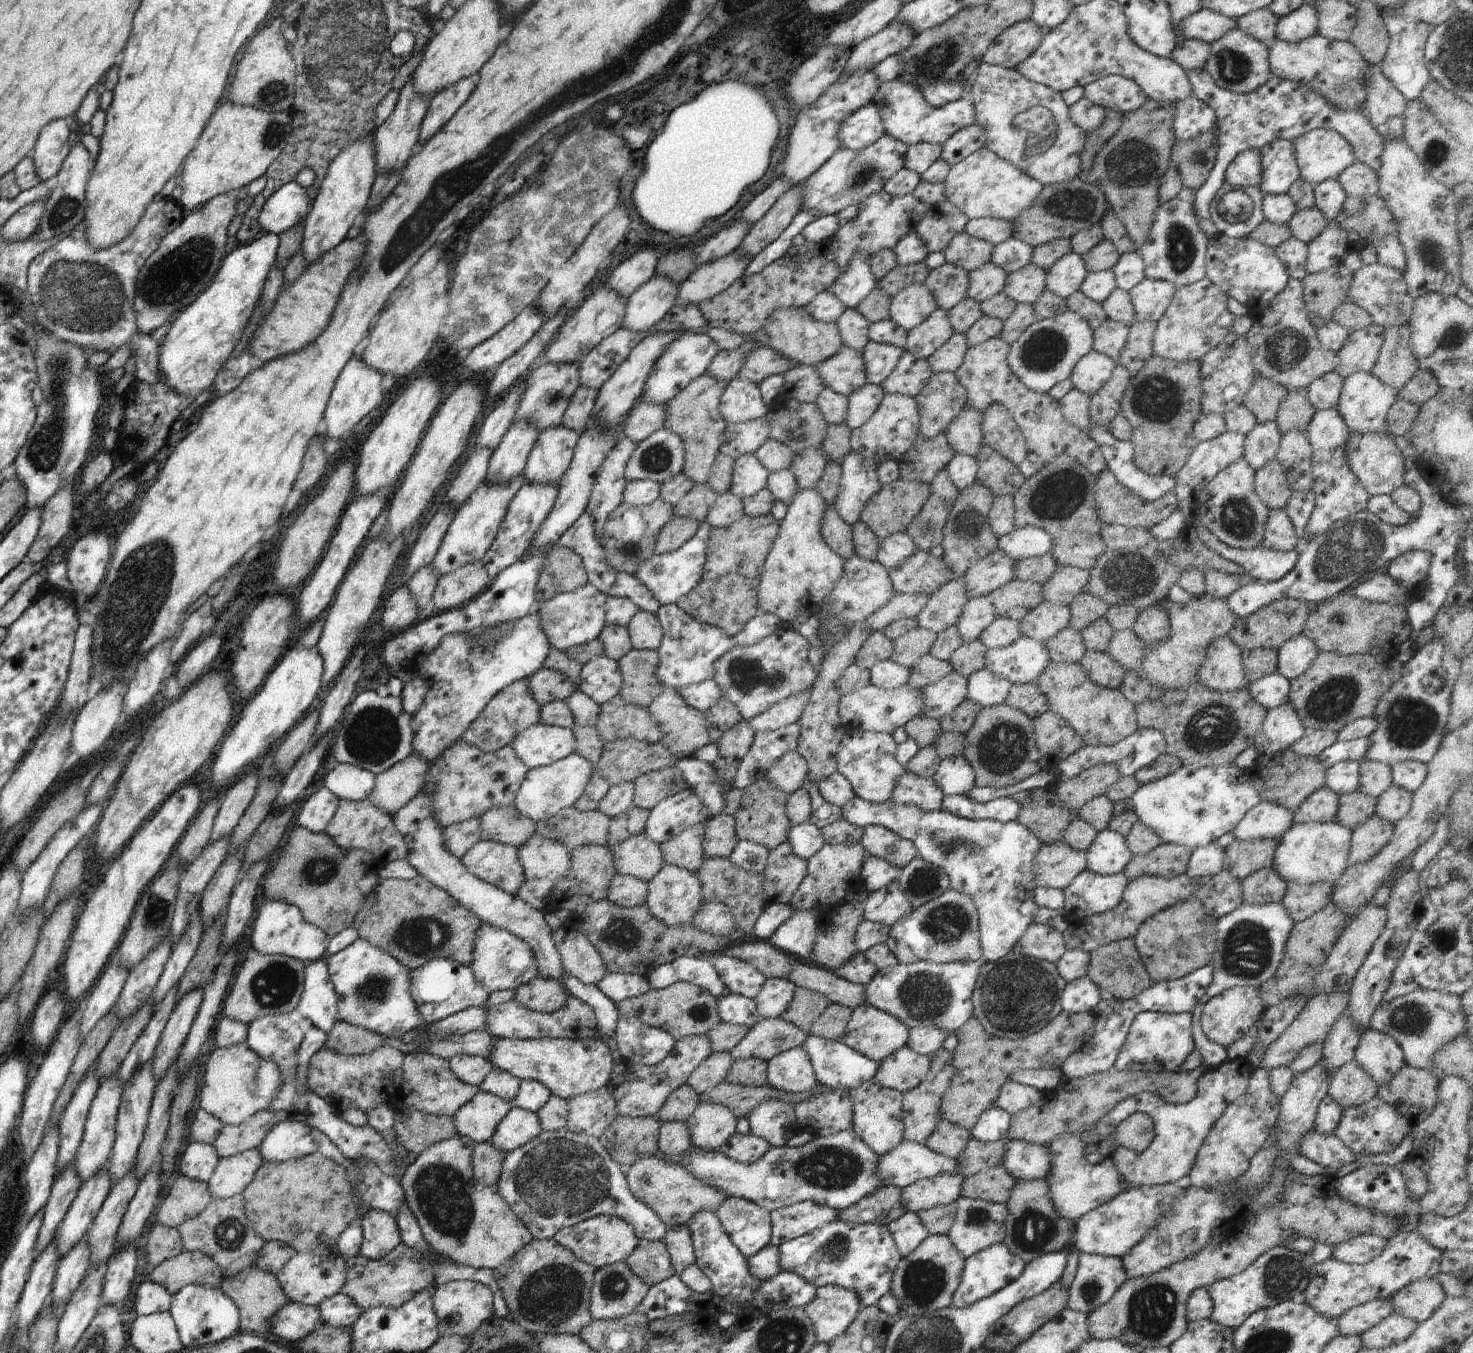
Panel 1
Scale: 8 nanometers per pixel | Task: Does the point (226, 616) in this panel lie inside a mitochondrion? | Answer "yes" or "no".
no

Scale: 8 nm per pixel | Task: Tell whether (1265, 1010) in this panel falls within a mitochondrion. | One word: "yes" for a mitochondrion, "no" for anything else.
no

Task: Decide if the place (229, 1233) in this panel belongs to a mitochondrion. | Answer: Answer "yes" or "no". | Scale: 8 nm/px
yes

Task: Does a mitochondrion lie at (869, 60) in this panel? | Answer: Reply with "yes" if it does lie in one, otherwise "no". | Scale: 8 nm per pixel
no

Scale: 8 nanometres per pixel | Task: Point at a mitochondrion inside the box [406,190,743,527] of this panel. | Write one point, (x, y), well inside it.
(656, 458)

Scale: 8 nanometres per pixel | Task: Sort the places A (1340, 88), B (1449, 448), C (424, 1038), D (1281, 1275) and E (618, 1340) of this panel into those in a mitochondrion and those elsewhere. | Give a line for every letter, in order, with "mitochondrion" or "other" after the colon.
A: mitochondrion
B: other
C: other
D: mitochondrion
E: other

